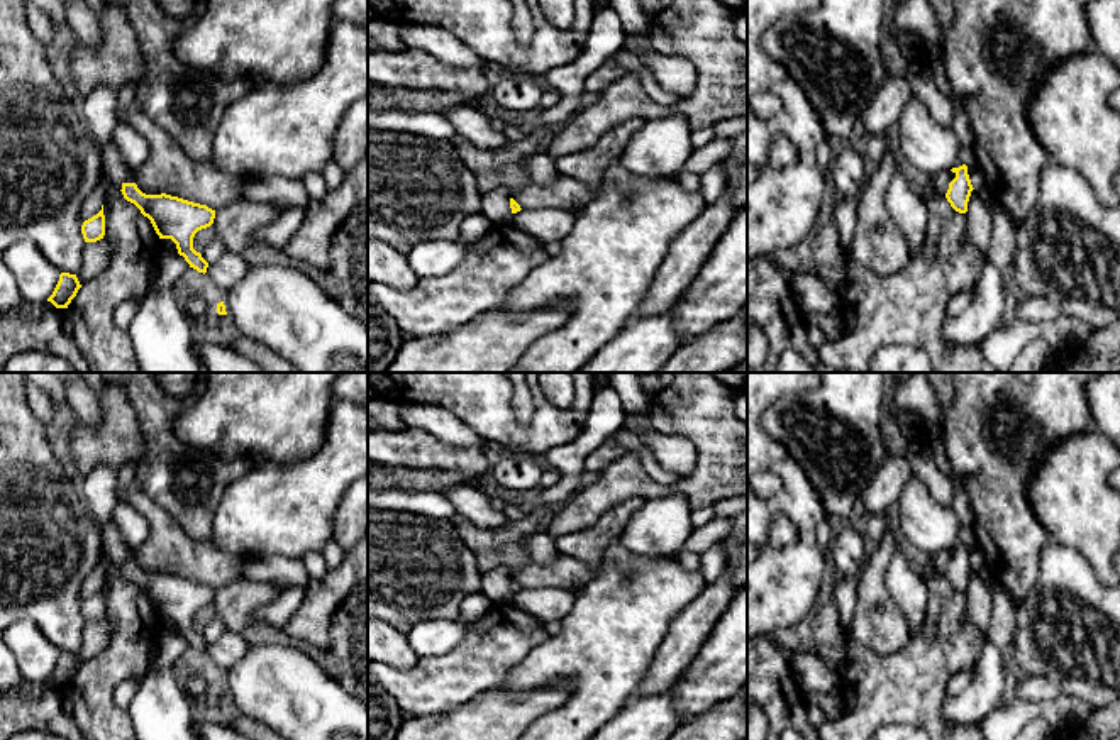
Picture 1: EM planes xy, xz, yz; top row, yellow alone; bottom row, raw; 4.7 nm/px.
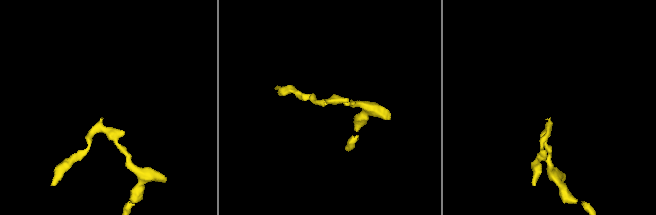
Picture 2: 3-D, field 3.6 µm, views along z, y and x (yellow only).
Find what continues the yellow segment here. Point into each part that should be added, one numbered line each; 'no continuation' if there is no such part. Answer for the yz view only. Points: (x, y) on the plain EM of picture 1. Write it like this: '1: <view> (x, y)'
1: yz (927, 525)

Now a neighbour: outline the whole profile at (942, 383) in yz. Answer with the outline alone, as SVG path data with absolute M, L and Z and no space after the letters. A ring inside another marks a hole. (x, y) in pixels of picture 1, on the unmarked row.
M927 373L932 389L939 400L940 425L944 427L944 415L954 400L954 373Z

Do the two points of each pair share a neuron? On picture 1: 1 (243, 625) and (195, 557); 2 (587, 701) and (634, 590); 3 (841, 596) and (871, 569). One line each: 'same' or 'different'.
1: different
2: same
3: different

